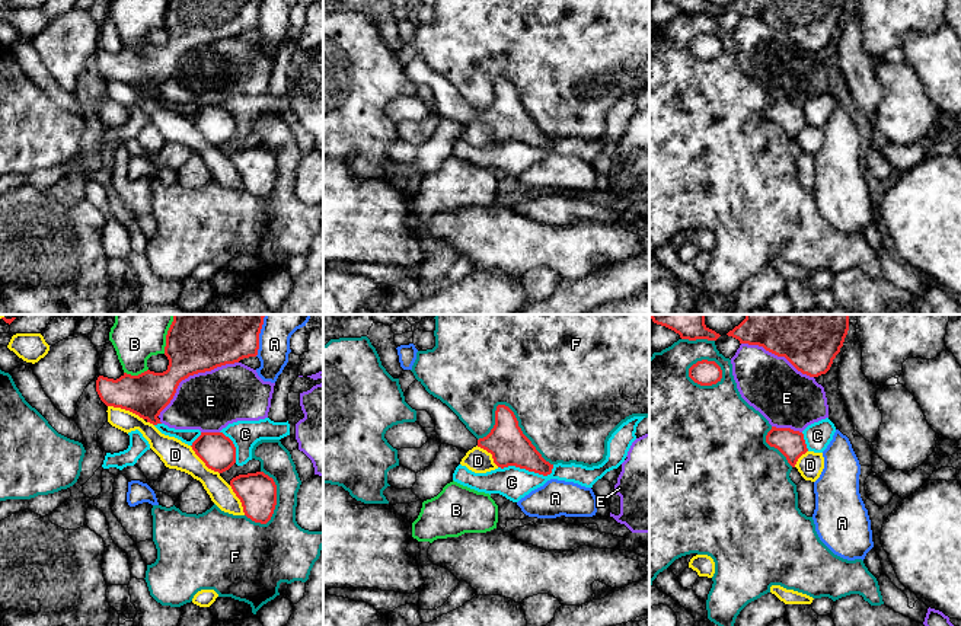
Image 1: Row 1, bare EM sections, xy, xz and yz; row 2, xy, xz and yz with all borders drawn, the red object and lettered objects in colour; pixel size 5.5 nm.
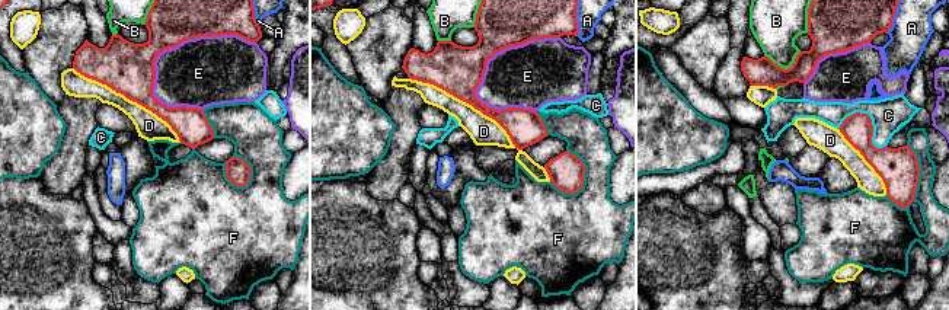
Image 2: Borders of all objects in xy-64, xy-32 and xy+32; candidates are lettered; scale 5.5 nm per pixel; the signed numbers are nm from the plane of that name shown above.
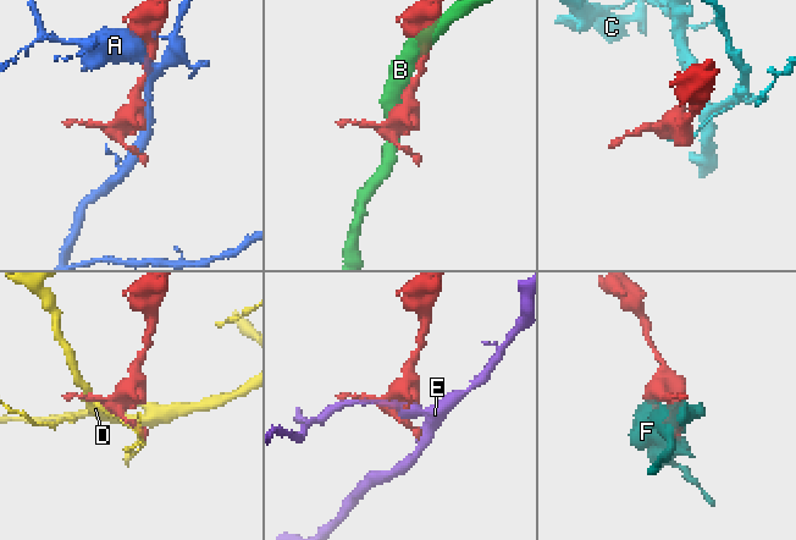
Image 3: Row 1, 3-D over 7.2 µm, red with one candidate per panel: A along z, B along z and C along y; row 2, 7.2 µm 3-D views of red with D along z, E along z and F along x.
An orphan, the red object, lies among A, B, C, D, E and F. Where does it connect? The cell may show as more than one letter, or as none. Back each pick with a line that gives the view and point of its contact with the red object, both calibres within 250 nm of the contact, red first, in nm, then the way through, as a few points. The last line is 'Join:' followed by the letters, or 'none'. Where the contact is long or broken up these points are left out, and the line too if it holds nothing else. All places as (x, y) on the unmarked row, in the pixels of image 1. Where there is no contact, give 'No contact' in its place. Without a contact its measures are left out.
Join: none

